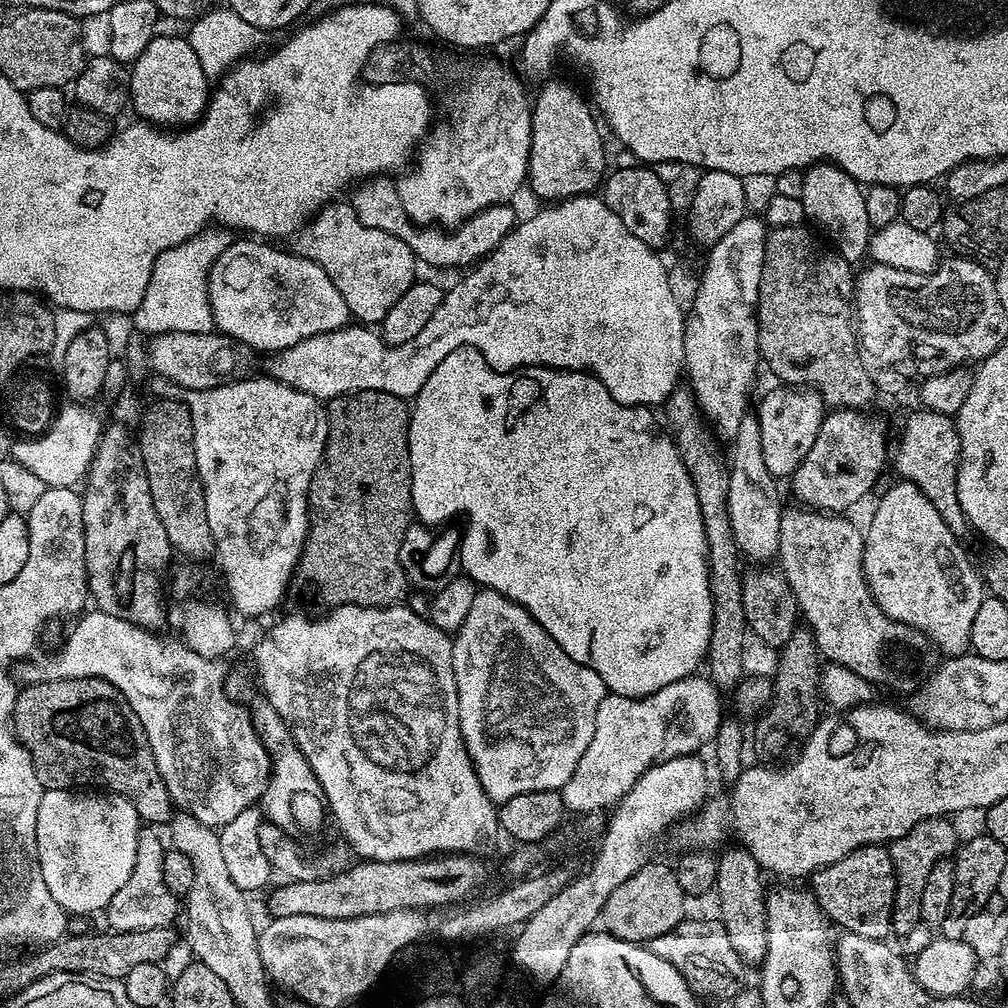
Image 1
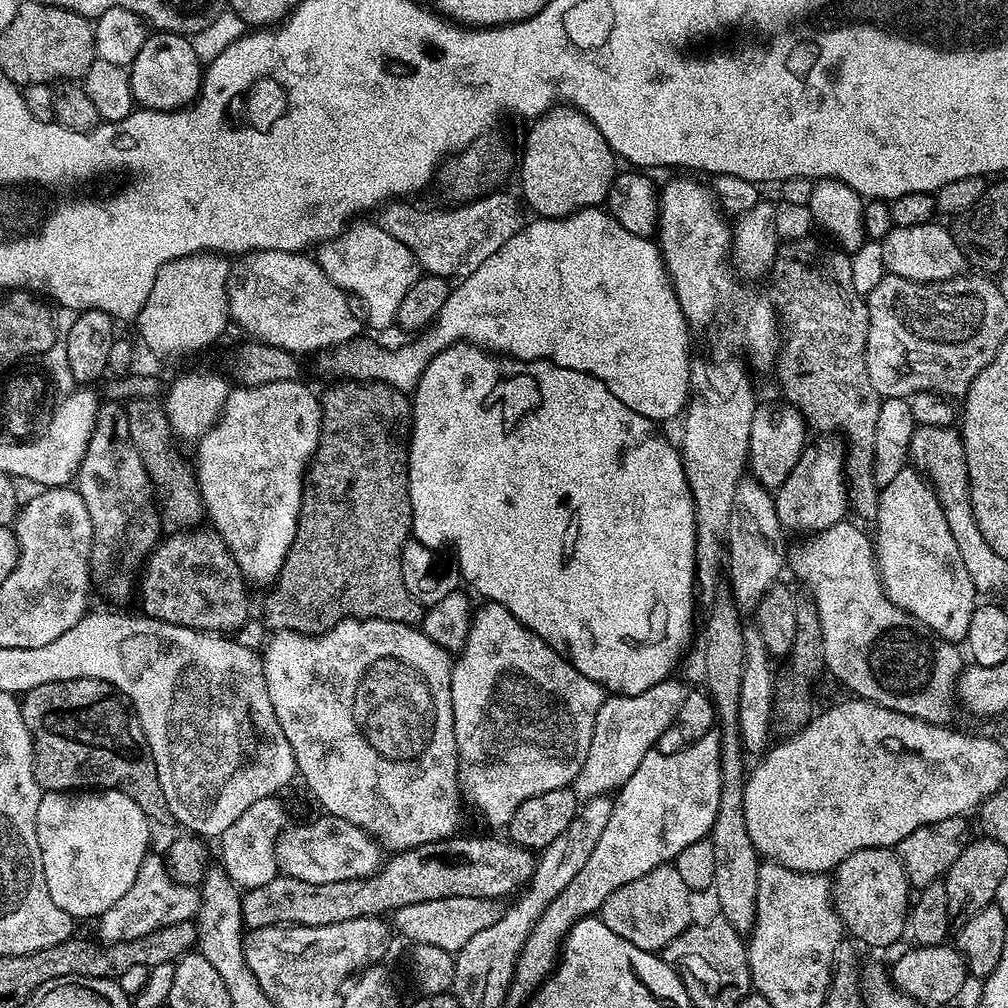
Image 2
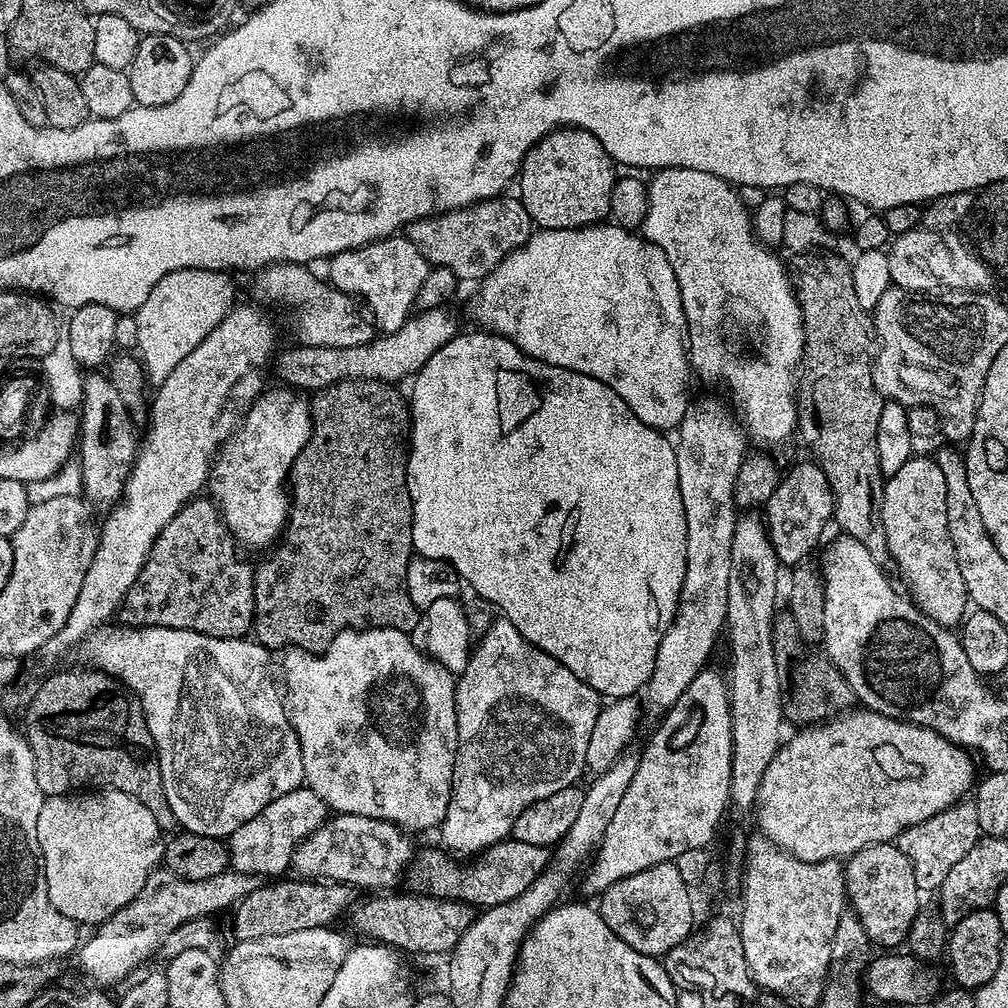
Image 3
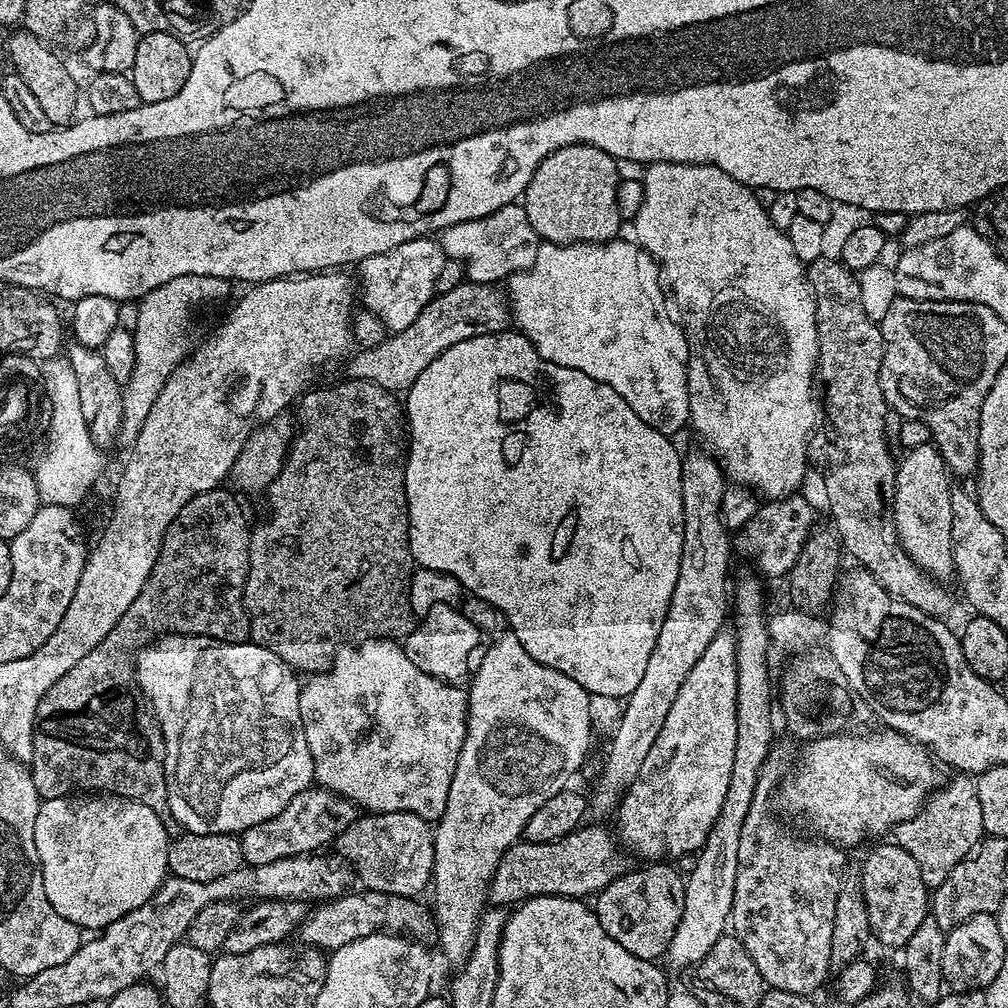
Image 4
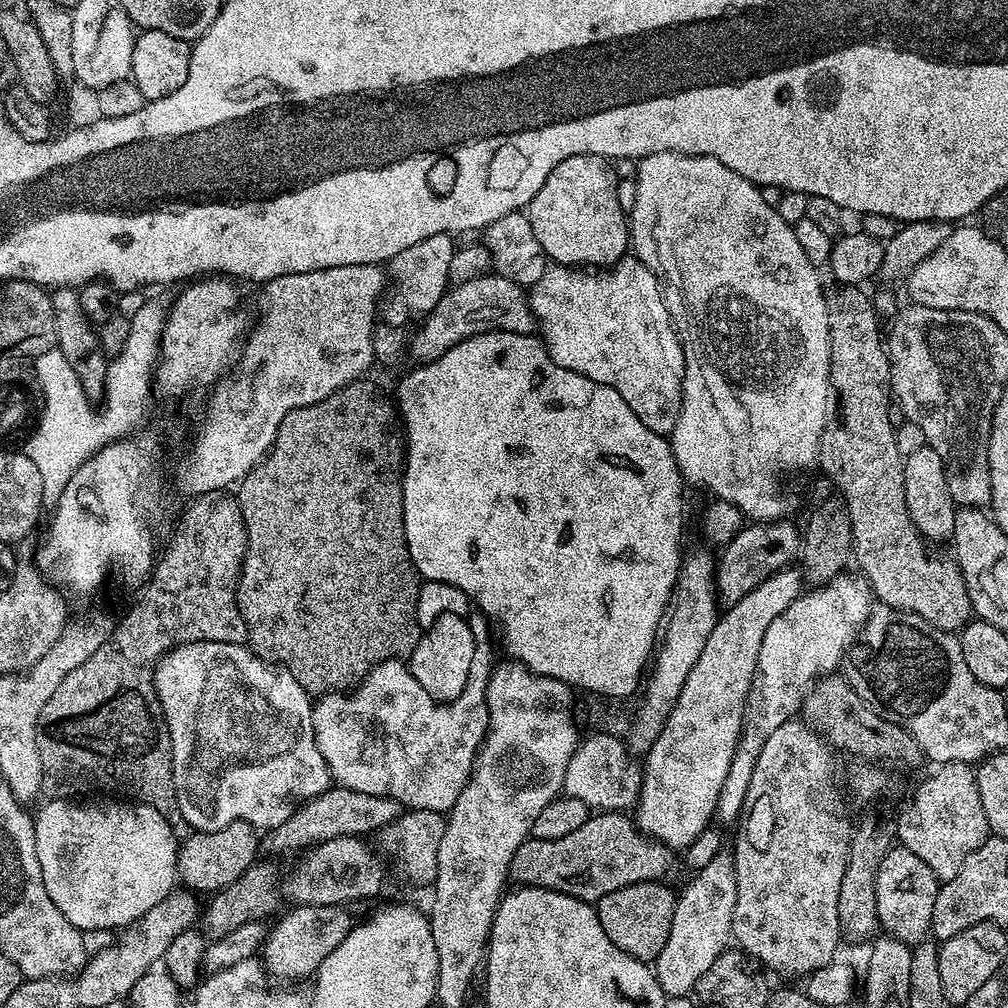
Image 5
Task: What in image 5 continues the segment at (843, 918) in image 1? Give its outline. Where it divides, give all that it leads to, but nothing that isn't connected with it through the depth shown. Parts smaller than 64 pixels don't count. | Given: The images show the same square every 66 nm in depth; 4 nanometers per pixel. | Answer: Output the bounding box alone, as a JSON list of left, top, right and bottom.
[874,846,941,946]

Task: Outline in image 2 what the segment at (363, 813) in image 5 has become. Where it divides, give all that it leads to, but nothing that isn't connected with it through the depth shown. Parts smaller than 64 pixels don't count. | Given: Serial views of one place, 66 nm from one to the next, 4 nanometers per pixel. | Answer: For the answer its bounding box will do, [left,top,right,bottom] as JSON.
[218,795,290,890]

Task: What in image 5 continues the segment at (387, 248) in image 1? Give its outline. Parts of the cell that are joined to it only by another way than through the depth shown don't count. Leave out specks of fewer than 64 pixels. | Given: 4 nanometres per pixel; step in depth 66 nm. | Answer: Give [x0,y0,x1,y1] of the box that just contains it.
[382,233,457,326]

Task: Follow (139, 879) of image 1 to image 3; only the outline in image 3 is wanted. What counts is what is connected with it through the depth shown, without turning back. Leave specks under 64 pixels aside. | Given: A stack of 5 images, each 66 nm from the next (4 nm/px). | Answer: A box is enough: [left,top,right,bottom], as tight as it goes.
[79,866,257,990]

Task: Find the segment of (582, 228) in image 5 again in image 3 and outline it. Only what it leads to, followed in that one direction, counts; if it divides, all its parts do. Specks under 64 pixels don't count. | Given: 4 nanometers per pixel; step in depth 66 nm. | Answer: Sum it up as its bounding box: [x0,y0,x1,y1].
[518,128,618,228]

